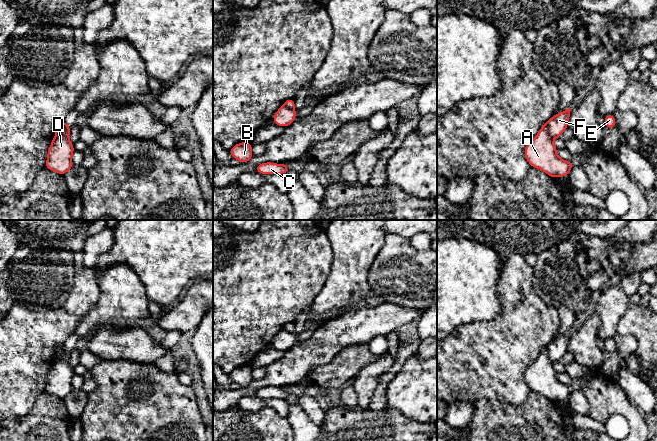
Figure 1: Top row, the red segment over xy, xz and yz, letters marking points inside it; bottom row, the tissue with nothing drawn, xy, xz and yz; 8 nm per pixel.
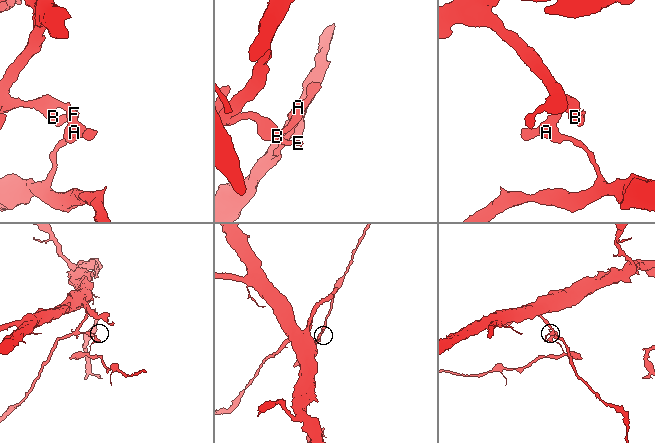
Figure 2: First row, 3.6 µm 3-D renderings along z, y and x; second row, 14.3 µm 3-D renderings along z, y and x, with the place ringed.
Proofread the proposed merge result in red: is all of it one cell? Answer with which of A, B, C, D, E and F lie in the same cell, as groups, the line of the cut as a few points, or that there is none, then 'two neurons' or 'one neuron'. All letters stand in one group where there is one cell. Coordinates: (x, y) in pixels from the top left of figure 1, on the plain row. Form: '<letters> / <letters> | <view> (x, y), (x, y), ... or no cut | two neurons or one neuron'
A D / B C E F | xy (65, 348), (62, 356), (55, 360) | two neurons

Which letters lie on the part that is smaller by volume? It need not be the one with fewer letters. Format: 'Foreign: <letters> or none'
Foreign: A, D

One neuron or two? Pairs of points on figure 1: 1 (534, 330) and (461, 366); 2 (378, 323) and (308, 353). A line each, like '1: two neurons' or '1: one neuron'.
1: one neuron
2: one neuron

